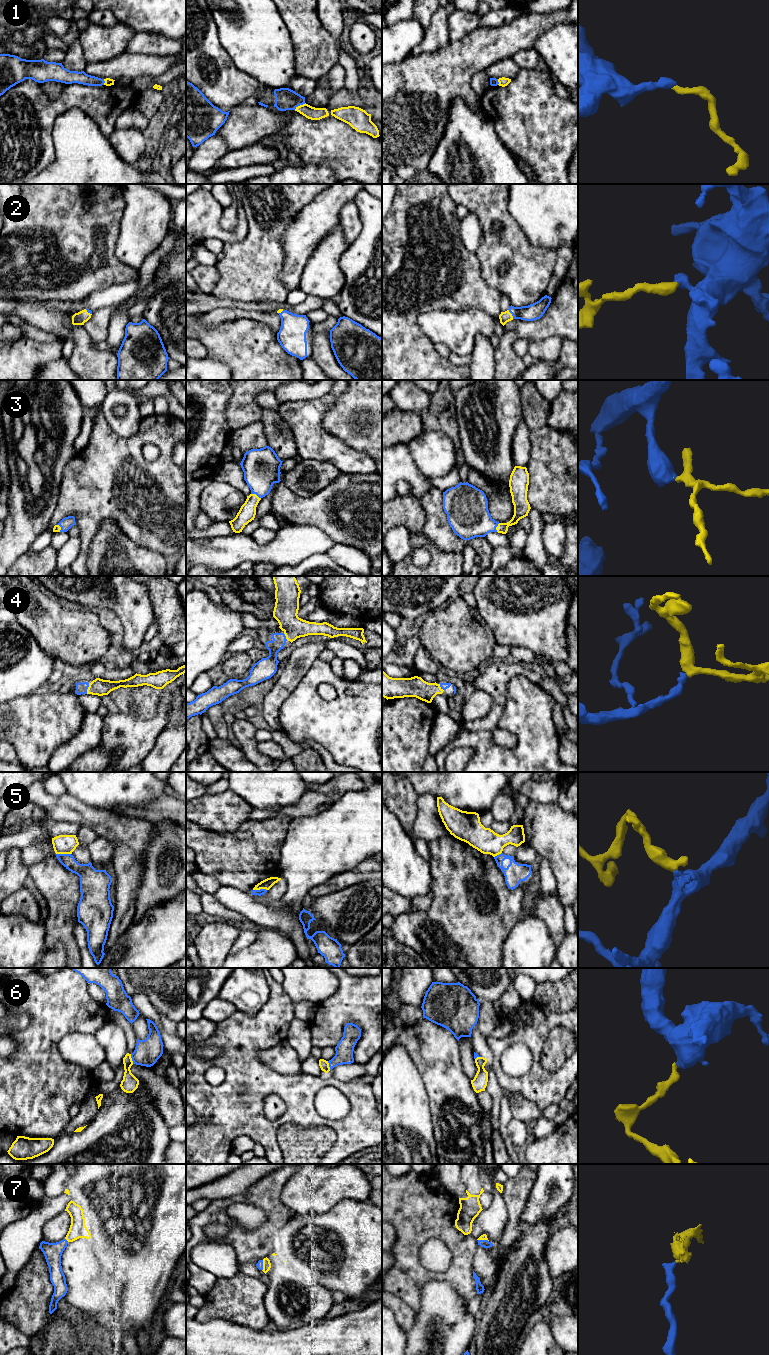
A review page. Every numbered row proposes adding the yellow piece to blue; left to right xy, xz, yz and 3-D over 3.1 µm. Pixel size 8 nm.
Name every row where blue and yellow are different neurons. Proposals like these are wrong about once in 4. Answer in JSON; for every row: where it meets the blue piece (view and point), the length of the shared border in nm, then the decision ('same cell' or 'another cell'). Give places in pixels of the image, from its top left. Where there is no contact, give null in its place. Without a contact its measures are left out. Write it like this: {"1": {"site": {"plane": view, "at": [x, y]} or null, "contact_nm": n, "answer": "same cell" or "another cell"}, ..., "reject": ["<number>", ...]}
{"1": {"site": {"plane": "xz", "at": [299, 105]}, "contact_nm": 110, "answer": "same cell"}, "2": {"site": {"plane": "yz", "at": [511, 313]}, "contact_nm": 90, "answer": "same cell"}, "3": {"site": {"plane": "xz", "at": [256, 494]}, "contact_nm": 90, "answer": "same cell"}, "4": {"site": {"plane": "xy", "at": [87, 688]}, "contact_nm": 90, "answer": "same cell"}, "5": {"site": {"plane": "xy", "at": [63, 854]}, "contact_nm": 120, "answer": "another cell"}, "6": {"site": {"plane": "xy", "at": [132, 1059]}, "contact_nm": 80, "answer": "same cell"}, "7": {"site": {"plane": "xy", "at": [66, 1240]}, "contact_nm": 40, "answer": "same cell"}, "reject": ["5"]}

